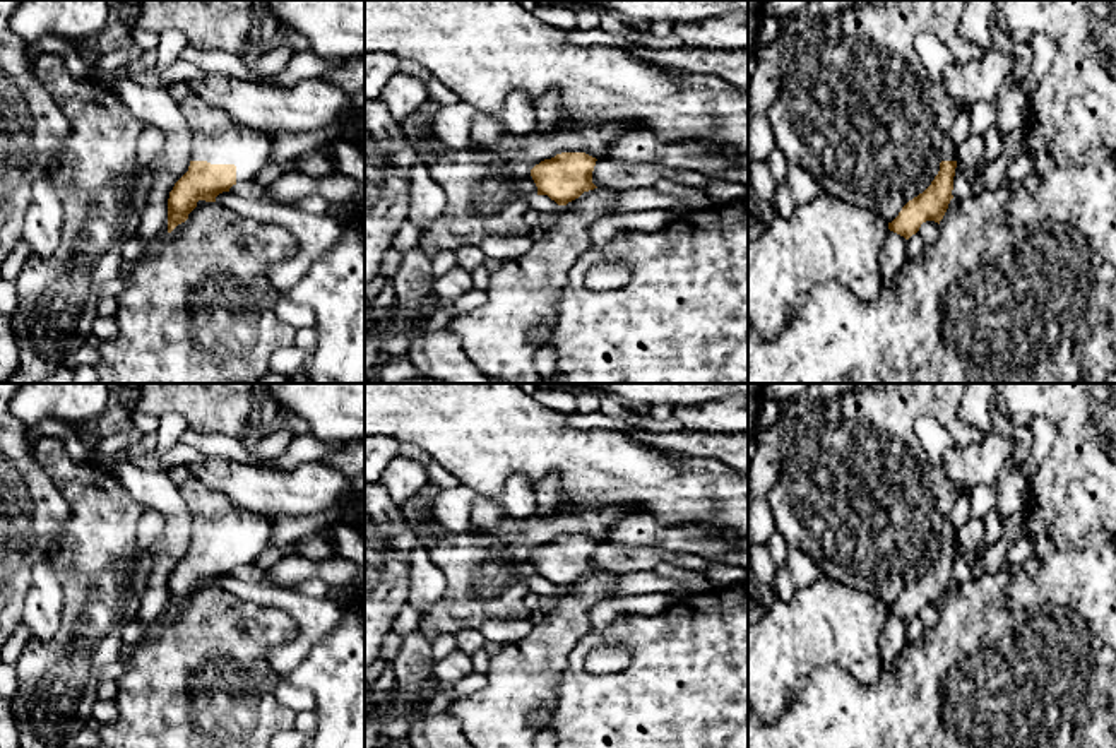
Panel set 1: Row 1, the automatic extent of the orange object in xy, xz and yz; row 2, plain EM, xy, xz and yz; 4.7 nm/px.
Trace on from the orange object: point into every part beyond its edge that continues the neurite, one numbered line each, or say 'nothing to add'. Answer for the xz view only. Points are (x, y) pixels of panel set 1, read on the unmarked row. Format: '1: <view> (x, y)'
nothing to add

